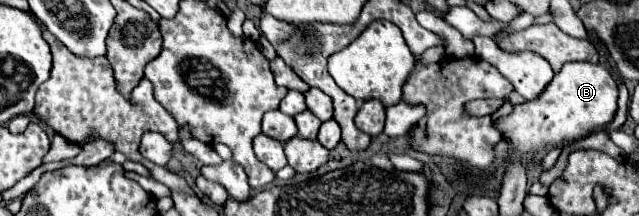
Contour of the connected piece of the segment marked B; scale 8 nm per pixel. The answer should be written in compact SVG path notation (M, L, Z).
M569 62L561 68L559 74L545 88L541 98L533 102L525 102L515 106L515 110L501 118L495 128L501 134L507 134L515 152L513 158L521 158L527 162L537 150L545 146L565 144L571 140L579 140L587 132L595 130L613 120L617 112L617 84L613 76L599 64L589 62Z

